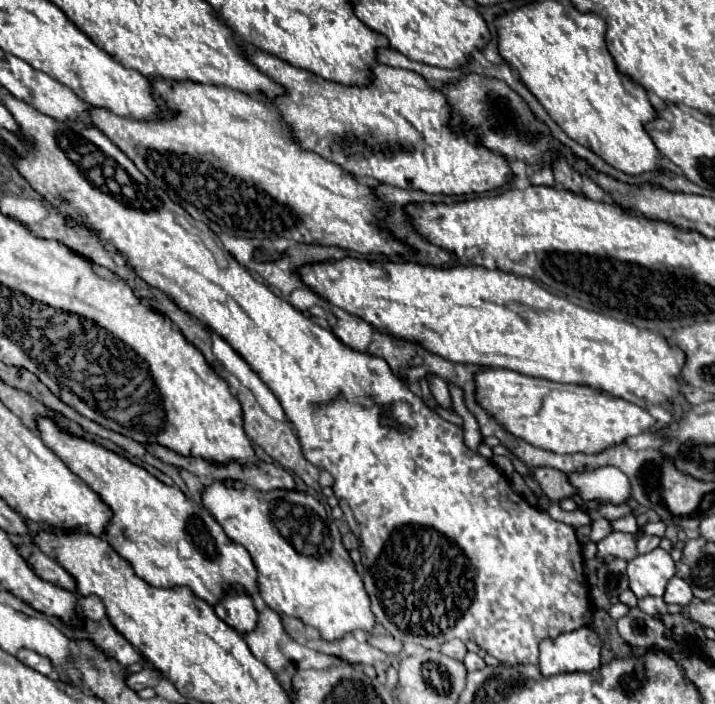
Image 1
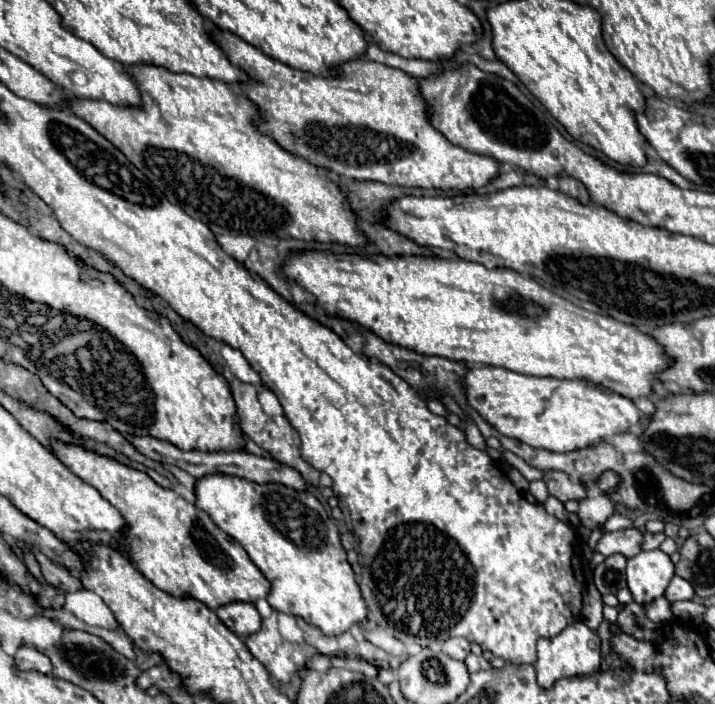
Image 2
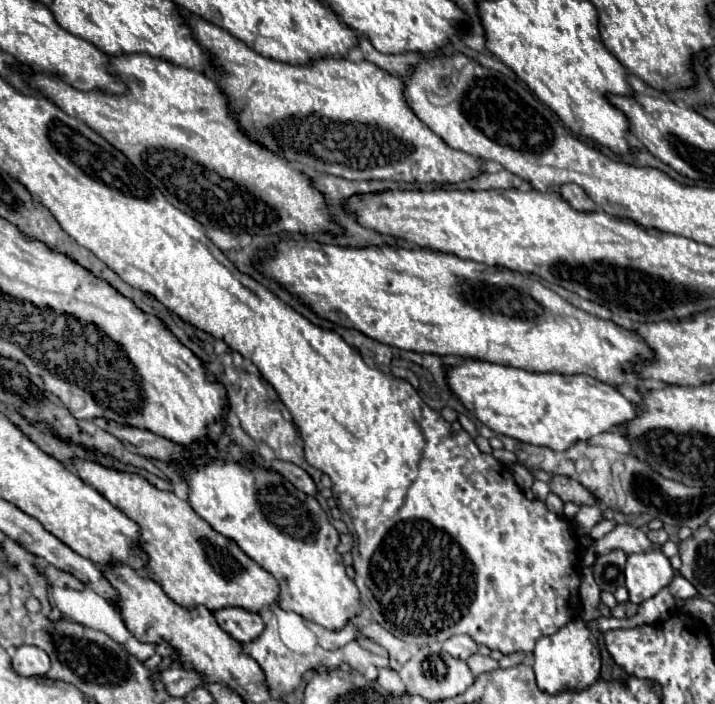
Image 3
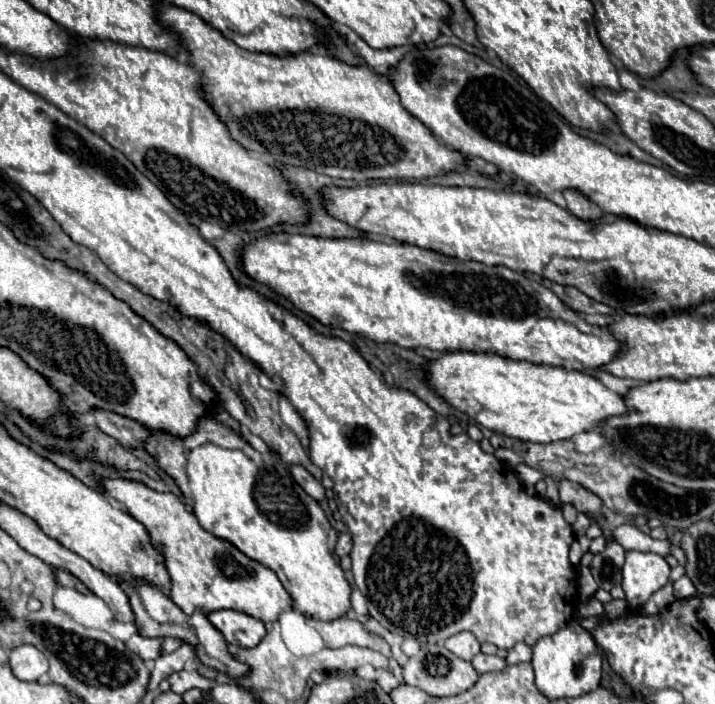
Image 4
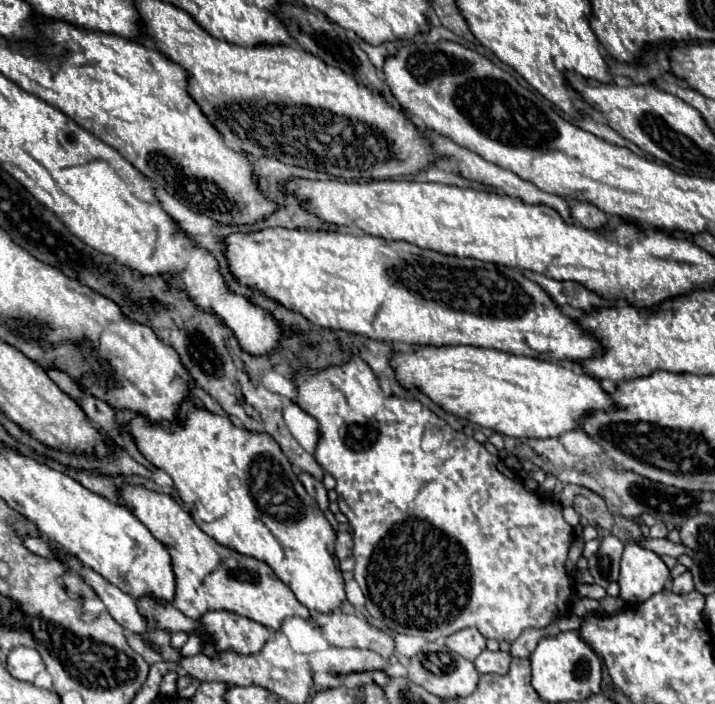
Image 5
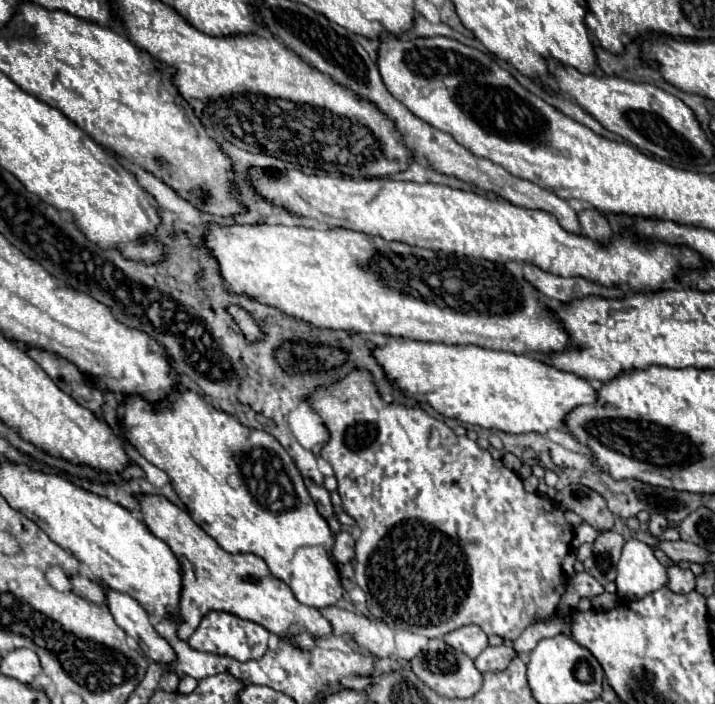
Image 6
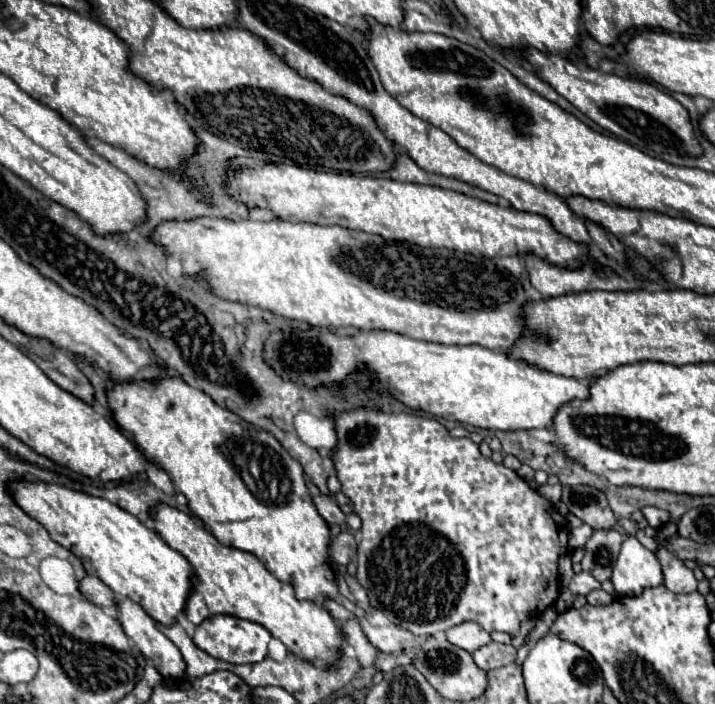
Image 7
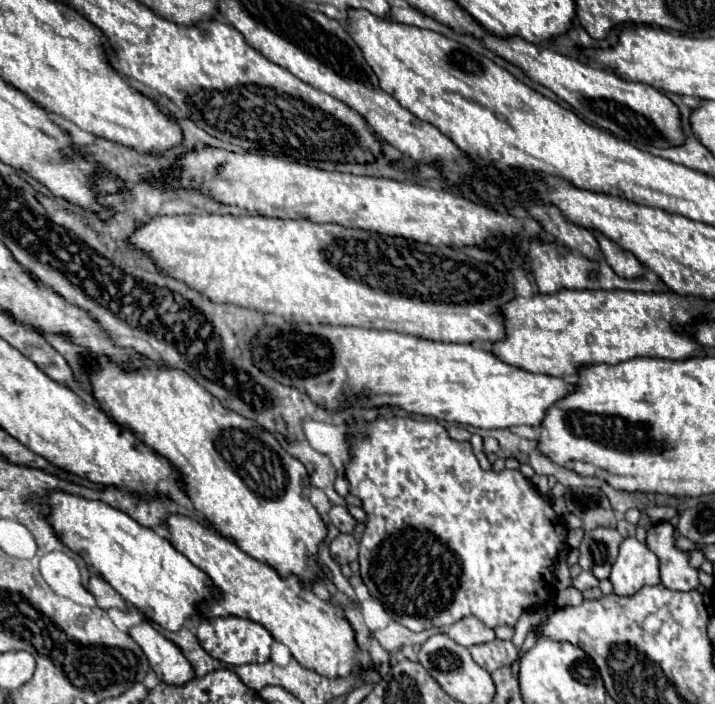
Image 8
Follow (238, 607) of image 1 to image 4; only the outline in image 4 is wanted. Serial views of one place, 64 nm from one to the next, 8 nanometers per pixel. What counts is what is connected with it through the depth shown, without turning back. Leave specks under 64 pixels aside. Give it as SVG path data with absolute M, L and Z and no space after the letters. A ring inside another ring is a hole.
M218 610L210 612L208 620L214 628L218 628L228 644L240 646L240 648L256 648L260 640L266 636L264 622L236 612L236 610Z

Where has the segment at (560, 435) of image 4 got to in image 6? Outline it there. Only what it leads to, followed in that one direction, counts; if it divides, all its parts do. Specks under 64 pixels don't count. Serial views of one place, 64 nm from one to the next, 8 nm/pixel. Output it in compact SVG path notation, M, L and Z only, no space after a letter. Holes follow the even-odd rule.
M384 336L386 342L372 350L374 360L384 370L386 378L392 378L396 390L408 400L426 402L444 418L456 418L466 424L476 424L488 430L502 430L508 434L546 432L564 426L564 416L578 404L590 404L596 400L596 390L584 378L570 372L560 372L536 358L518 356L512 352L498 352L480 346L448 346L434 342L418 342L398 336Z

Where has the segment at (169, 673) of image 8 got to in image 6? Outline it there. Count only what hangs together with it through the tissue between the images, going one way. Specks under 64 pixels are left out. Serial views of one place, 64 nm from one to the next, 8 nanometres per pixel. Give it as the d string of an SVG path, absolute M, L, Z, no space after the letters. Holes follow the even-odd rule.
M106 588L106 604L116 624L138 642L148 658L162 666L170 666L176 662L174 648L154 630L148 612L132 596Z

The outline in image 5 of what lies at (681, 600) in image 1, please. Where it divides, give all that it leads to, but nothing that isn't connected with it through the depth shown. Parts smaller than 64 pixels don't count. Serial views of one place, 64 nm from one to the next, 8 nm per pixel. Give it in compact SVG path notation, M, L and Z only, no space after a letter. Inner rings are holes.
M684 572L676 578L672 578L672 592L674 594L688 594L692 590L694 590L694 580L692 580L690 572Z

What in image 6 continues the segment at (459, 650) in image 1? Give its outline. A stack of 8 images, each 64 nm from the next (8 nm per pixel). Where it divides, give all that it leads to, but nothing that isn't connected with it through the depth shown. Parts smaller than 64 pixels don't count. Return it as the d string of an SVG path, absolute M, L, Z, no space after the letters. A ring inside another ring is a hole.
M474 624L448 632L444 636L444 640L446 640L446 644L468 654L470 658L476 658L488 646L488 636L482 632L482 628L476 628Z

